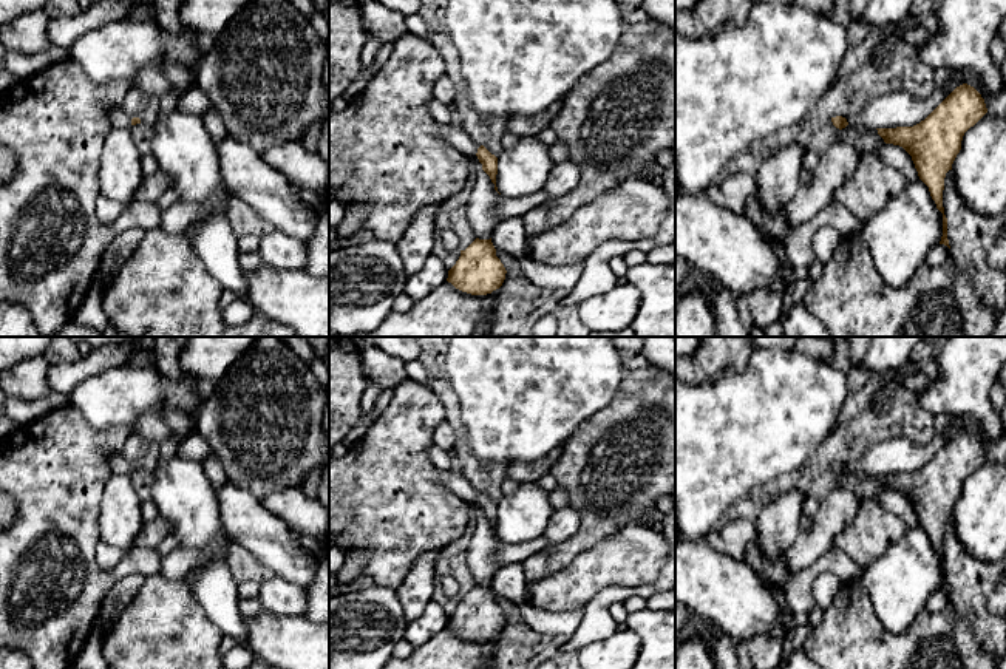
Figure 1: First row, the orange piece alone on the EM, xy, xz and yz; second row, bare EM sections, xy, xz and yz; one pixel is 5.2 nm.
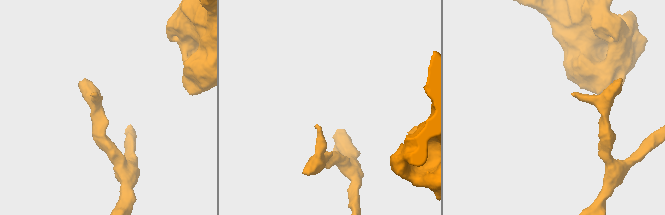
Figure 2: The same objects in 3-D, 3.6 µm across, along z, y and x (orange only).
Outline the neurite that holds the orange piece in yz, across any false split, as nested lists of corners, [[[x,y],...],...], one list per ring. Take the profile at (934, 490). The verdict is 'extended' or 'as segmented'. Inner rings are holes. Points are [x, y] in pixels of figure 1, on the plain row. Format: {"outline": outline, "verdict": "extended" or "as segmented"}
{"outline": [[[963,430],[919,470],[876,474],[885,490],[899,491],[912,502],[919,525],[929,533],[936,555],[943,559],[940,590],[949,595],[947,564],[943,553],[944,524],[961,496],[964,479],[986,459],[981,440],[974,433]]], "verdict": "as segmented"}

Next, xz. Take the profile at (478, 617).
{"outline": [[[476,584],[465,596],[461,596],[459,606],[448,616],[447,627],[462,638],[487,641],[502,632],[505,620],[491,584]]], "verdict": "as segmented"}

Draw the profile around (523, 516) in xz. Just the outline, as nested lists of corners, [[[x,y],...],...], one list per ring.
[[[522,482],[513,494],[504,494],[498,502],[496,533],[502,542],[519,544],[544,536],[553,514],[549,494],[536,482]]]

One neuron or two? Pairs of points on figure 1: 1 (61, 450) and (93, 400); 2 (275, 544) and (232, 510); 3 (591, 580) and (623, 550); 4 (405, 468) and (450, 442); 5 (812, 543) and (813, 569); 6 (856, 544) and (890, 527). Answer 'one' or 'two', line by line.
1: two
2: one
3: one
4: two
5: two
6: one

